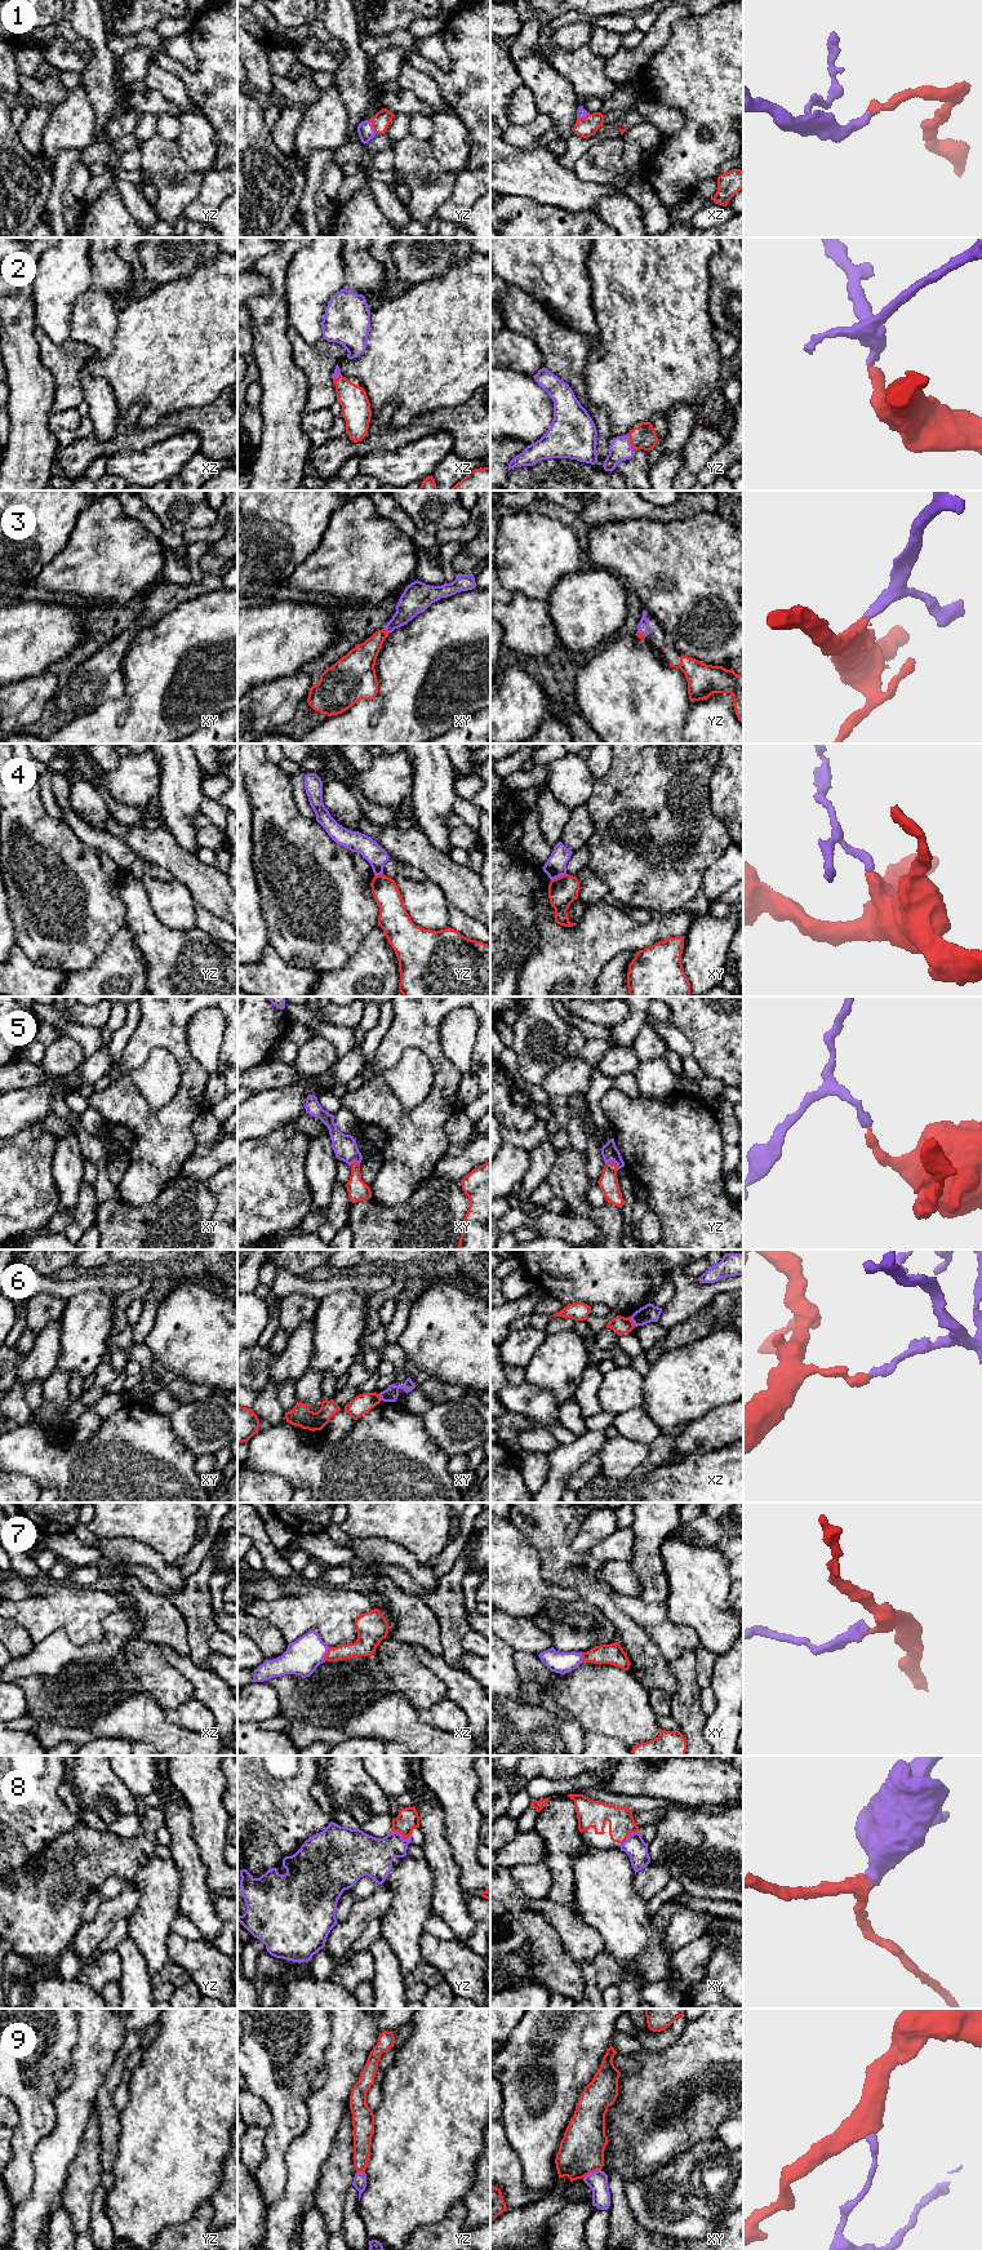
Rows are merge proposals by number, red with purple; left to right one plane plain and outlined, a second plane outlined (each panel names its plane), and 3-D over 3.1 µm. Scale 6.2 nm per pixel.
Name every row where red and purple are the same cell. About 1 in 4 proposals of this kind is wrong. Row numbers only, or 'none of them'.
1, 2, 3, 5, 7, 8

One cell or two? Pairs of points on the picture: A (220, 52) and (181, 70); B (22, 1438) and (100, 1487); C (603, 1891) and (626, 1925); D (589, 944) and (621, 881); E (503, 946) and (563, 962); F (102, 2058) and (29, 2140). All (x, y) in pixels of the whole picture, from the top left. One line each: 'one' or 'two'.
A: one
B: one
C: one
D: two
E: two
F: two

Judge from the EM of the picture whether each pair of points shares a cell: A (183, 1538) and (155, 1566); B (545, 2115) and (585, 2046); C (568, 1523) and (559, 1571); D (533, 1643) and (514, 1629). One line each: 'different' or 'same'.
A: different
B: same
C: same
D: same

